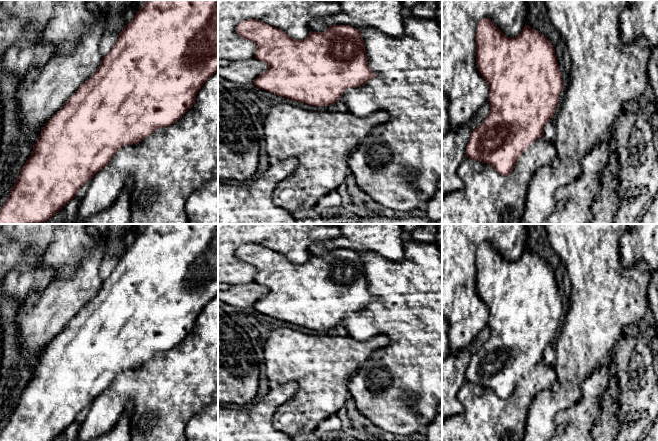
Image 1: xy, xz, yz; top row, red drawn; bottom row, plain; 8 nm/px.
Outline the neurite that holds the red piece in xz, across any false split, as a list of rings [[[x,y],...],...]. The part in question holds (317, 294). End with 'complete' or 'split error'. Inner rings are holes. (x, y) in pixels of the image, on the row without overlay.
[[[247,243],[237,249],[236,256],[243,263],[252,265],[256,269],[255,283],[268,289],[268,293],[262,296],[254,304],[253,308],[260,313],[289,324],[317,331],[337,326],[348,330],[352,328],[352,315],[376,301],[376,298],[368,291],[368,283],[361,256],[350,249],[329,250],[322,257],[311,255],[307,262],[298,264],[291,262],[283,254],[260,244]]]; split error

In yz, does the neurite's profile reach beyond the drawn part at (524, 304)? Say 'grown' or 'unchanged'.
grown

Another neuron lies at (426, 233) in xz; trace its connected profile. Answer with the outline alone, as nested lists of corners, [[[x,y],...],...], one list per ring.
[[[424,224],[413,230],[409,235],[415,240],[425,244],[433,244],[436,241],[437,224]]]

